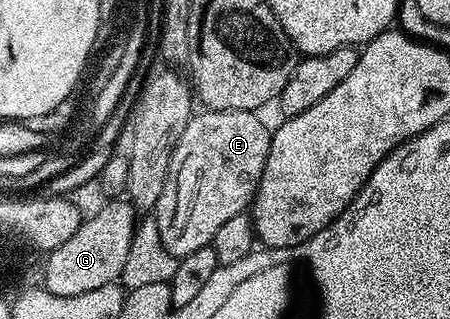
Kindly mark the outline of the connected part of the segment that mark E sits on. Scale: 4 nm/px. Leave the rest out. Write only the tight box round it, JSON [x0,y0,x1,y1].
[152,109,271,259]

